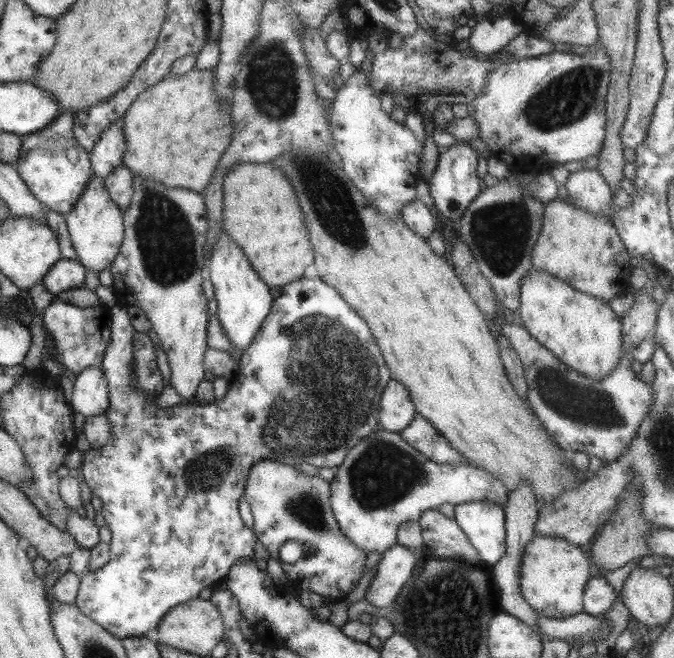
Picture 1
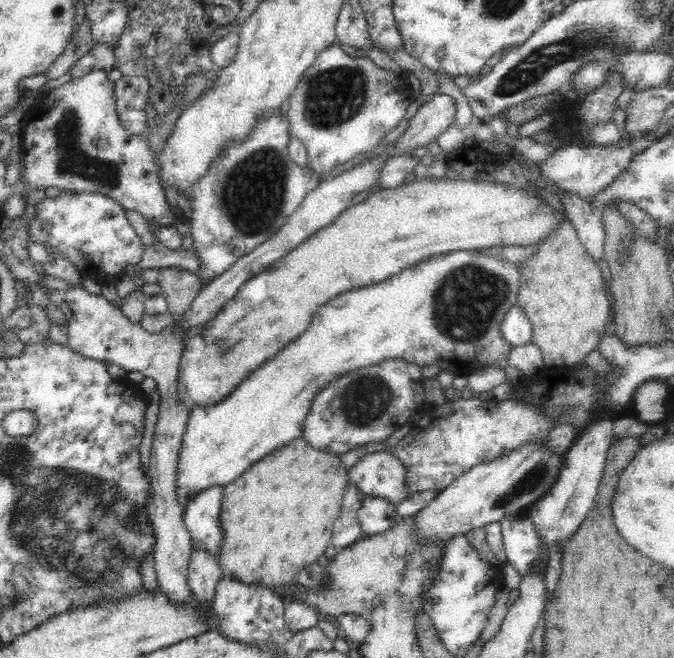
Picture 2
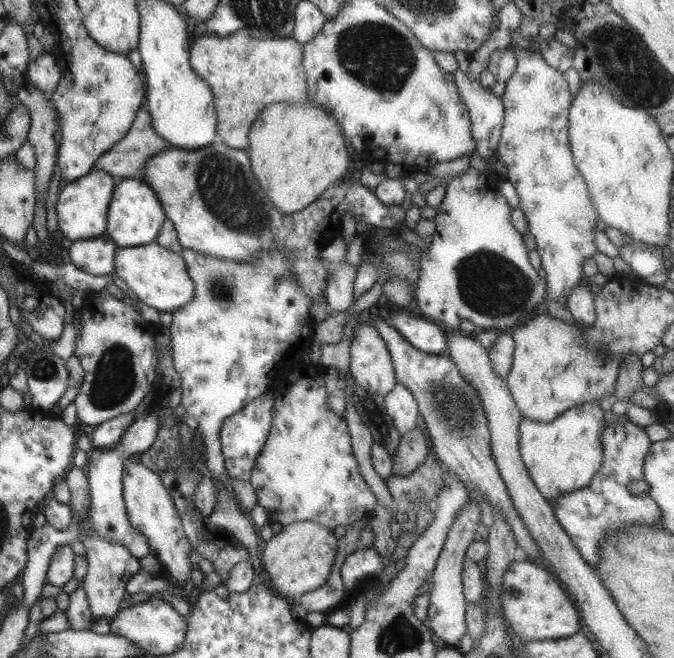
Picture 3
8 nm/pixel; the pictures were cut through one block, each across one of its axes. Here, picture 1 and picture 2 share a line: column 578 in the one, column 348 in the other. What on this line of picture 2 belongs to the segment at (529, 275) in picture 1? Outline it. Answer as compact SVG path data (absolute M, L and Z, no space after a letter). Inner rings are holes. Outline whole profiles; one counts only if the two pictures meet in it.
M456 251L449 252L445 255L435 256L428 260L419 262L414 266L401 270L396 275L389 276L386 280L375 285L370 285L364 288L351 290L339 294L337 298L330 299L323 307L320 307L313 315L312 322L300 336L280 352L276 352L270 360L267 360L260 368L256 368L252 374L249 374L240 384L236 384L232 388L232 392L224 397L224 400L216 402L216 404L208 404L196 407L191 410L187 429L184 433L182 441L182 448L179 454L178 463L178 480L177 493L179 503L184 507L188 500L188 496L192 496L192 492L202 492L202 490L223 487L236 480L239 476L244 474L253 464L262 460L265 456L271 455L272 452L286 446L293 440L299 439L303 436L305 430L305 421L311 412L311 406L315 396L327 384L334 382L336 379L350 371L361 369L364 367L371 367L372 365L381 364L388 359L404 359L409 363L417 364L419 367L423 366L437 366L439 370L448 370L455 376L467 376L470 372L476 370L478 366L485 366L487 364L497 364L497 366L506 366L506 356L512 350L512 345L506 343L506 340L500 334L500 326L504 318L505 312L512 306L517 305L517 294L519 288L521 271L516 265L504 263L494 257L488 255L480 255L478 251Z

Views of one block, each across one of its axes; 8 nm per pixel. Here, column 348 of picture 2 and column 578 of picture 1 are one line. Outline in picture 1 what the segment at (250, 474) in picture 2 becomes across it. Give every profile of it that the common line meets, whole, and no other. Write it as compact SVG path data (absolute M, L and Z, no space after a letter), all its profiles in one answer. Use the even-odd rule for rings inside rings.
M301 147L292 148L288 151L283 151L276 159L273 159L273 164L289 180L289 184L291 184L291 188L295 192L297 206L299 206L299 210L303 214L303 222L305 222L305 228L307 228L307 238L309 238L311 248L313 248L313 254L315 254L313 264L317 268L319 278L331 288L334 288L335 292L349 304L349 308L357 316L361 316L363 322L369 326L369 330L371 330L371 334L375 338L375 344L379 346L379 352L381 352L381 356L383 356L383 360L387 364L387 370L391 372L391 380L400 382L407 389L416 414L429 421L433 425L433 428L436 428L448 439L449 444L467 460L467 464L490 472L495 479L500 480L505 485L508 492L511 492L518 485L519 481L527 481L534 490L536 501L539 502L541 500L541 502L549 504L558 494L560 495L576 487L576 484L581 482L581 480L576 480L576 476L574 476L577 470L572 467L570 454L558 448L552 442L545 429L542 428L540 420L518 398L517 393L513 390L513 387L505 376L496 338L491 333L487 321L482 317L481 311L473 304L471 298L469 298L469 293L465 292L465 289L457 280L452 266L445 263L443 257L437 256L437 253L434 253L432 248L420 236L417 236L410 228L407 228L407 225L400 217L390 219L375 210L361 196L360 190L344 174L343 169L337 168L322 152Z

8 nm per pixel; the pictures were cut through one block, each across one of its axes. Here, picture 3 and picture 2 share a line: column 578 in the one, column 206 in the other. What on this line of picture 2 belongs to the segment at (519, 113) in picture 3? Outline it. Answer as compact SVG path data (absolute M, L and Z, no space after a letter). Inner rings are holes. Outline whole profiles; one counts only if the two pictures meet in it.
M279 110L268 115L265 119L262 119L260 124L256 124L256 130L252 132L252 136L248 136L248 140L244 140L242 144L230 144L227 149L223 150L223 154L216 159L206 171L203 178L200 179L190 190L188 194L188 200L192 202L192 208L194 208L194 214L188 222L191 224L191 237L194 240L193 249L199 256L201 267L199 268L198 276L203 280L203 284L208 284L215 279L219 274L226 272L239 258L246 256L249 252L252 252L259 244L262 244L265 240L268 240L271 236L274 236L276 232L282 228L282 225L288 220L288 217L292 215L301 206L304 198L312 192L324 179L321 176L315 176L314 172L307 166L300 166L296 164L288 155L288 140L291 135L289 134L289 120L287 116L282 116Z

